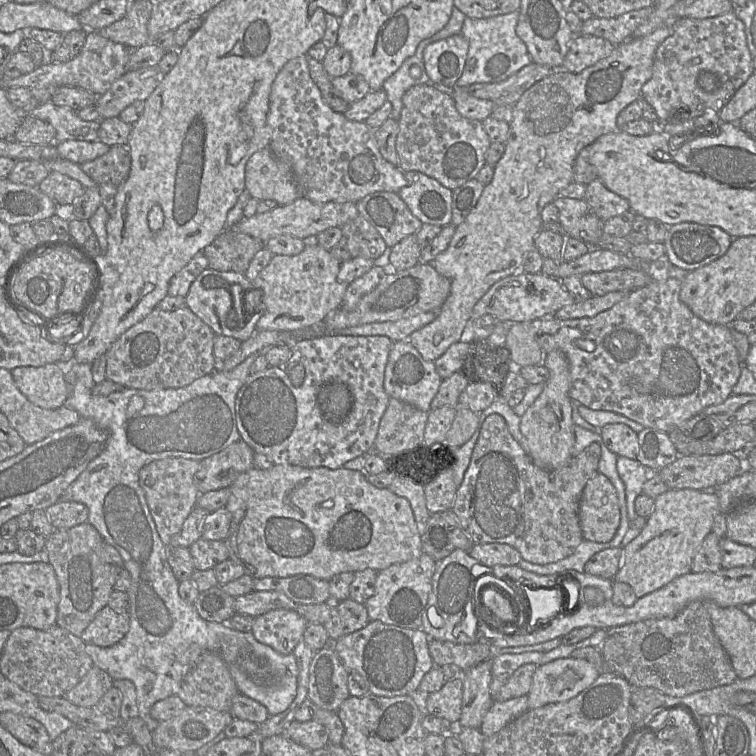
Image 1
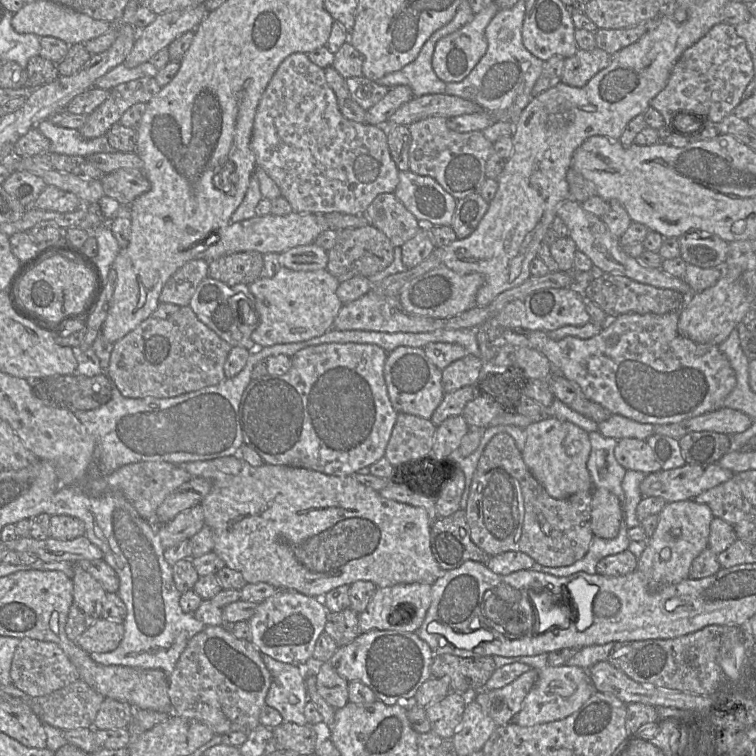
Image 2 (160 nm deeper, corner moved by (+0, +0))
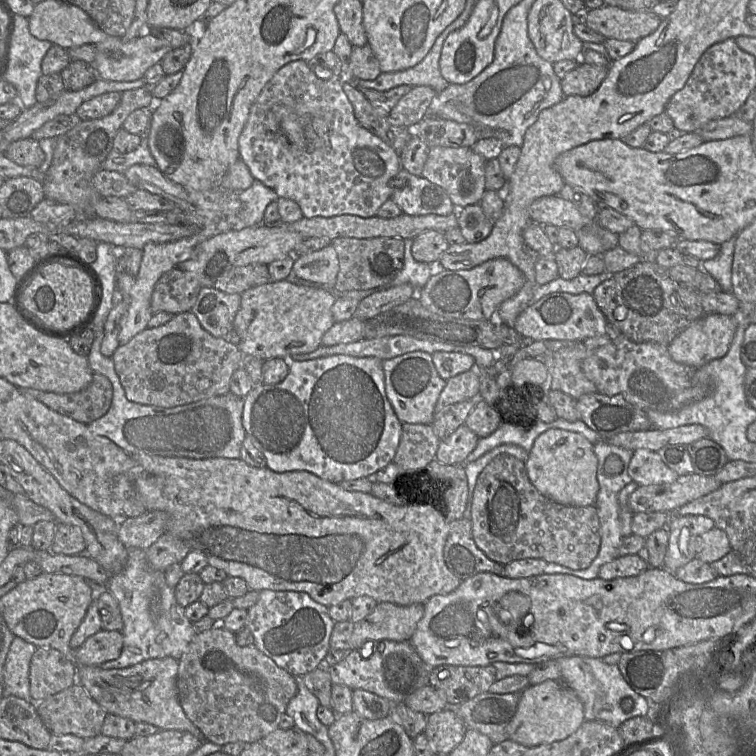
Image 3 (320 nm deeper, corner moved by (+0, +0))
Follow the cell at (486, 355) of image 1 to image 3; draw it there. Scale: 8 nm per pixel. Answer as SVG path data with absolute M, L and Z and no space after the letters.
M527 383L510 384L500 389L500 396L494 404L504 420L524 431L531 430L538 422L537 406L544 399L545 386L536 388Z

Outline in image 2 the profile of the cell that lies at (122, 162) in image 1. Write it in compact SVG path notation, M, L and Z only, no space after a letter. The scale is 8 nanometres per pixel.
M119 169L105 174L100 182L104 193L123 205L130 205L138 196L150 189L150 182L143 171Z

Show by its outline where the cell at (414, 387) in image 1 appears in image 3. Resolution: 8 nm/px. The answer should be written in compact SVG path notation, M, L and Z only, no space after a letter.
M424 351L409 352L404 355L383 360L385 390L395 414L402 423L431 424L435 407L446 385L440 377L432 360L432 355Z

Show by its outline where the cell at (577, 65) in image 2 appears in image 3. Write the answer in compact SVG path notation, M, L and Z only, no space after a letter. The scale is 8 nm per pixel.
M580 61L576 68L568 72L561 81L565 96L590 96L607 76L608 68L590 65Z

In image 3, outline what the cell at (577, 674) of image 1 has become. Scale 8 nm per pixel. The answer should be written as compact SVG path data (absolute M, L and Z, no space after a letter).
M546 680L529 685L519 697L516 712L508 725L508 738L526 747L561 741L585 721L584 707L576 693L562 680Z

